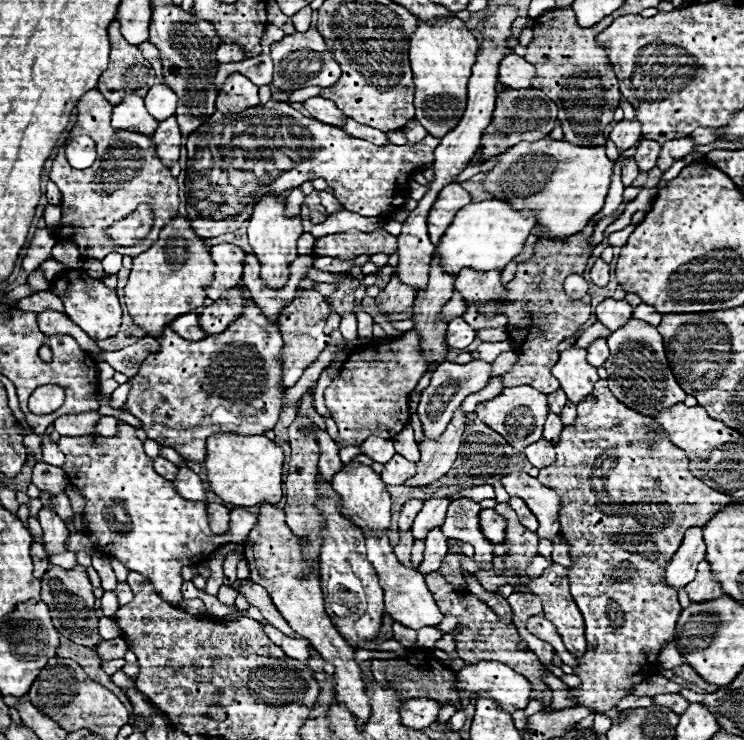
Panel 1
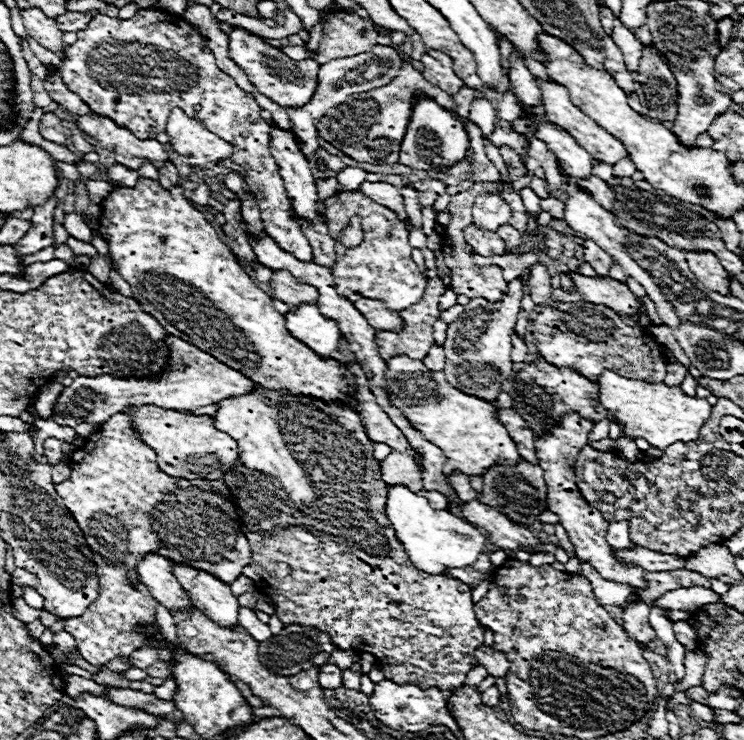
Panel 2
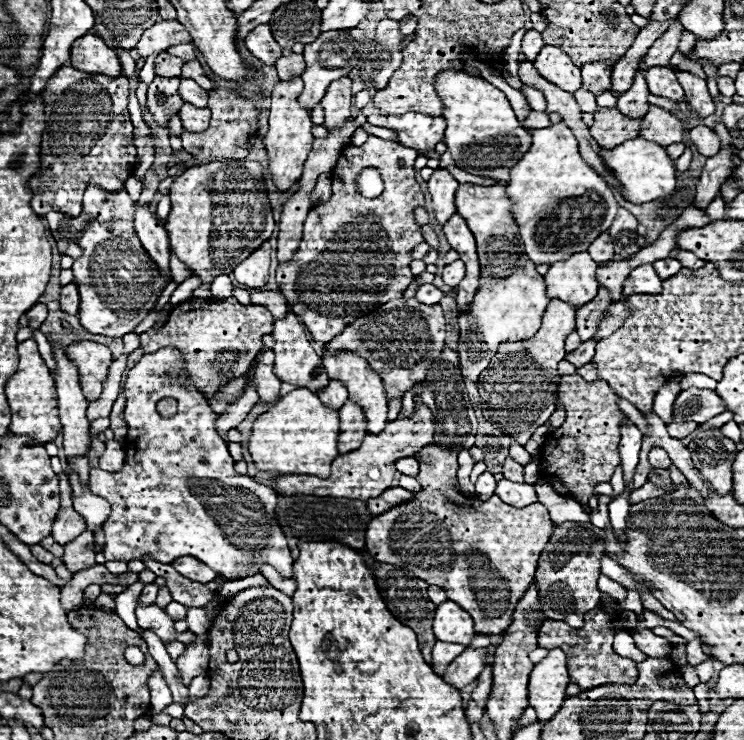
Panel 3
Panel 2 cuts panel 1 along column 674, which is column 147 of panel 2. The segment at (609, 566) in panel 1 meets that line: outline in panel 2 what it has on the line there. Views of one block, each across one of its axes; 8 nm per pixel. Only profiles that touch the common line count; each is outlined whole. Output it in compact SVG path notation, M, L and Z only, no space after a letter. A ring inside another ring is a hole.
M114 414L100 428L102 430L86 438L82 450L74 452L74 456L84 456L88 460L70 464L70 480L56 486L56 492L62 496L78 526L82 530L92 530L86 532L84 538L96 556L100 590L106 590L100 592L80 618L64 622L64 630L74 636L82 658L90 664L104 664L120 656L128 658L146 644L146 636L136 634L134 628L138 624L154 628L154 610L158 602L140 582L136 588L138 592L126 584L128 578L138 580L136 562L146 552L160 550L172 562L202 568L226 584L232 584L252 560L252 550L246 536L240 532L234 504L226 496L222 498L212 492L216 486L224 490L226 486L222 482L176 480L162 474L156 462L148 460L154 458L156 452L130 432L130 418L126 414ZM184 484L200 486L184 490L184 496L178 496Z

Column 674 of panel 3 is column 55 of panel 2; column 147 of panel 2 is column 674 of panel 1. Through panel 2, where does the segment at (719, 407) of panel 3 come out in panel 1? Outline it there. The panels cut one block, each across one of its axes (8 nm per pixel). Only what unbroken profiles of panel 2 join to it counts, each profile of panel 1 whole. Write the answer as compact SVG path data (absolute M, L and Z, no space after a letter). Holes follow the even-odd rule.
M632 318L628 320L628 324L612 332L612 336L608 338L608 346L610 346L610 356L604 368L608 372L610 392L624 406L640 414L654 416L656 412L662 412L664 408L670 408L672 404L680 404L686 400L686 392L678 386L668 366L668 360L664 354L664 340L658 334L656 326L650 326L648 322Z

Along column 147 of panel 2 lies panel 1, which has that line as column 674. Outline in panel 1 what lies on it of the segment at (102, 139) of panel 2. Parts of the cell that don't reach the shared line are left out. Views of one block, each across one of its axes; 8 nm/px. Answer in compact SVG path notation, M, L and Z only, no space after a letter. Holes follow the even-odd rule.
M690 136L678 138L678 140L668 140L668 142L662 144L662 152L660 152L660 158L658 158L658 168L662 172L666 172L676 160L682 160L690 152L694 152L694 140Z

